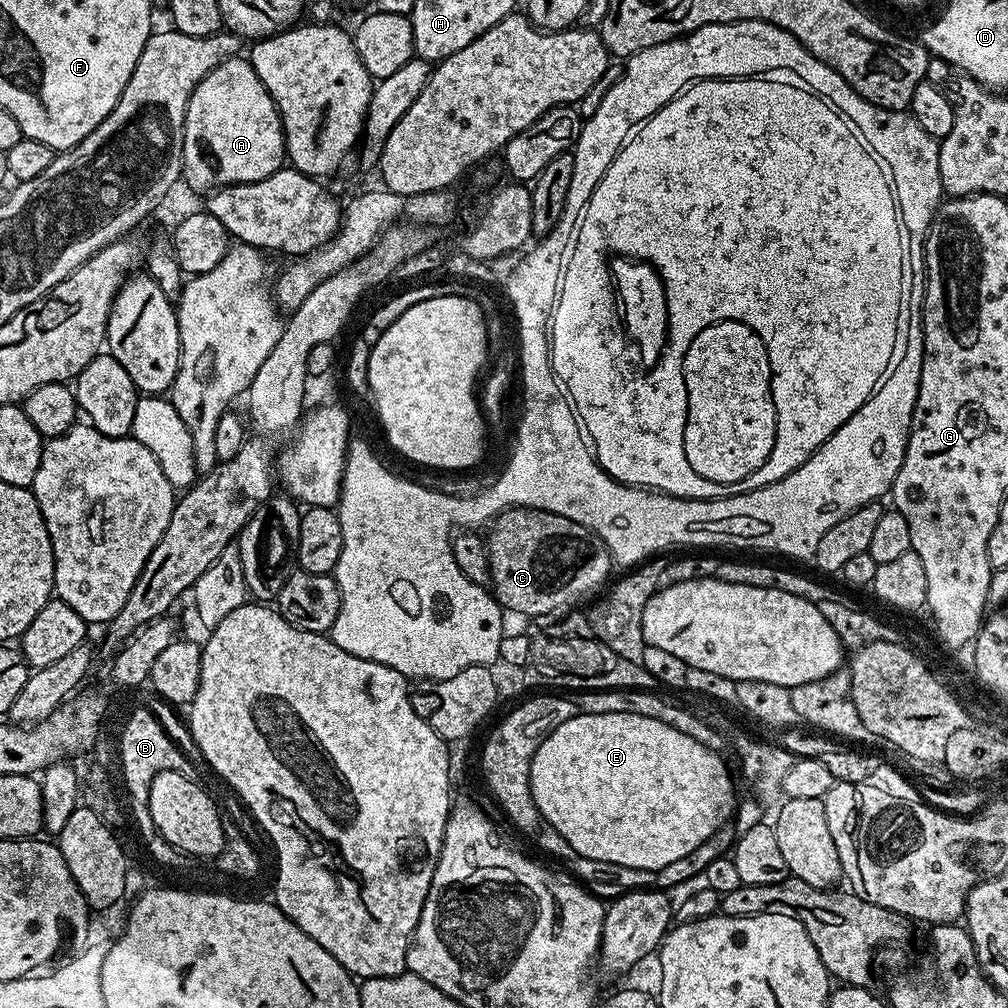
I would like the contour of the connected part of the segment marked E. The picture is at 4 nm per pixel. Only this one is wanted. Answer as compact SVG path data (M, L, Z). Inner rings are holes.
M627 710L588 712L585 716L584 713L577 714L574 718L562 722L562 726L555 728L542 742L542 746L538 746L532 759L530 786L534 794L534 802L544 816L544 820L550 828L554 829L563 843L565 840L576 851L577 857L657 873L660 868L668 866L670 862L677 862L680 858L685 858L695 851L698 846L702 846L702 842L706 842L706 838L710 838L719 828L725 827L733 819L738 795L736 796L735 790L732 789L732 776L724 765L724 758L721 753L710 750L702 742L690 738L690 734L682 734L682 730L674 730L674 726L666 726L666 722L658 722L658 718L630 714Z

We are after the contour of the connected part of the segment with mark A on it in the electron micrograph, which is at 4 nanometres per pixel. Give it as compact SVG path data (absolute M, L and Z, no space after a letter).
M247 59L224 60L190 94L190 102L184 115L184 166L183 183L188 183L196 192L222 188L230 184L258 182L274 174L286 160L284 150L284 124L274 98L262 86L258 74Z

